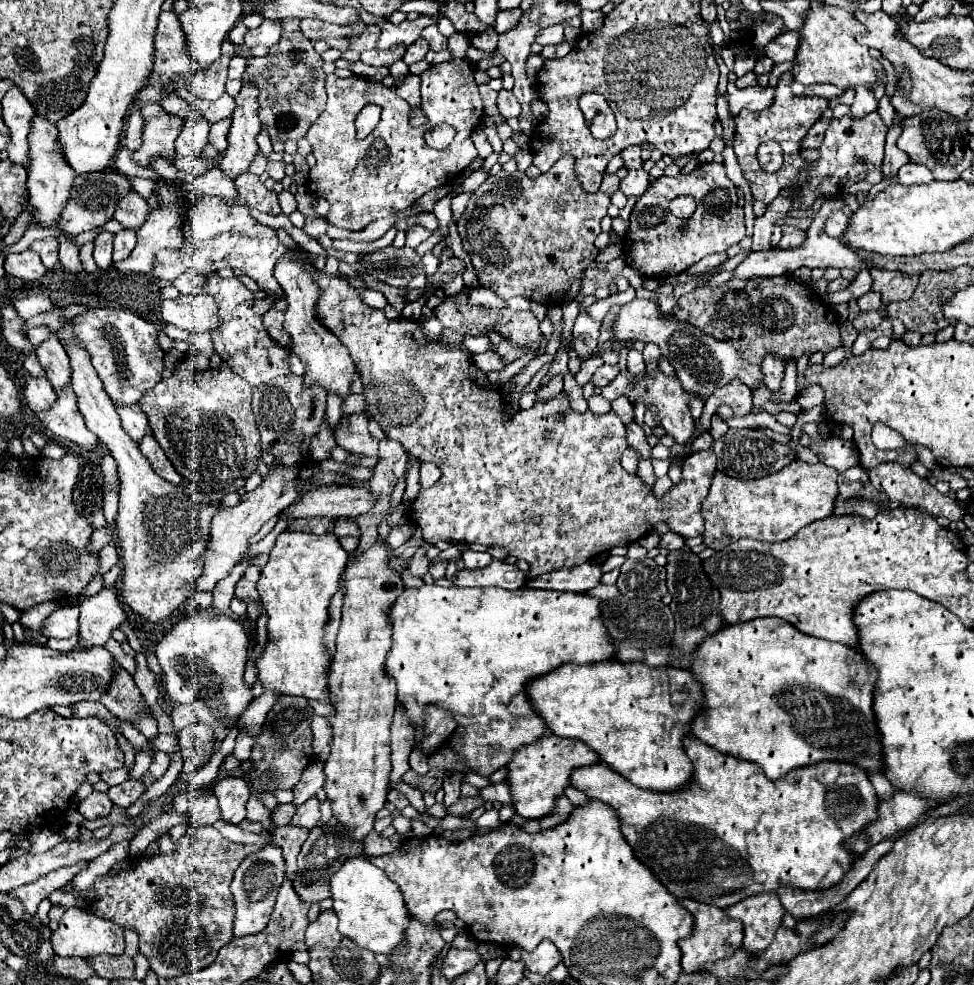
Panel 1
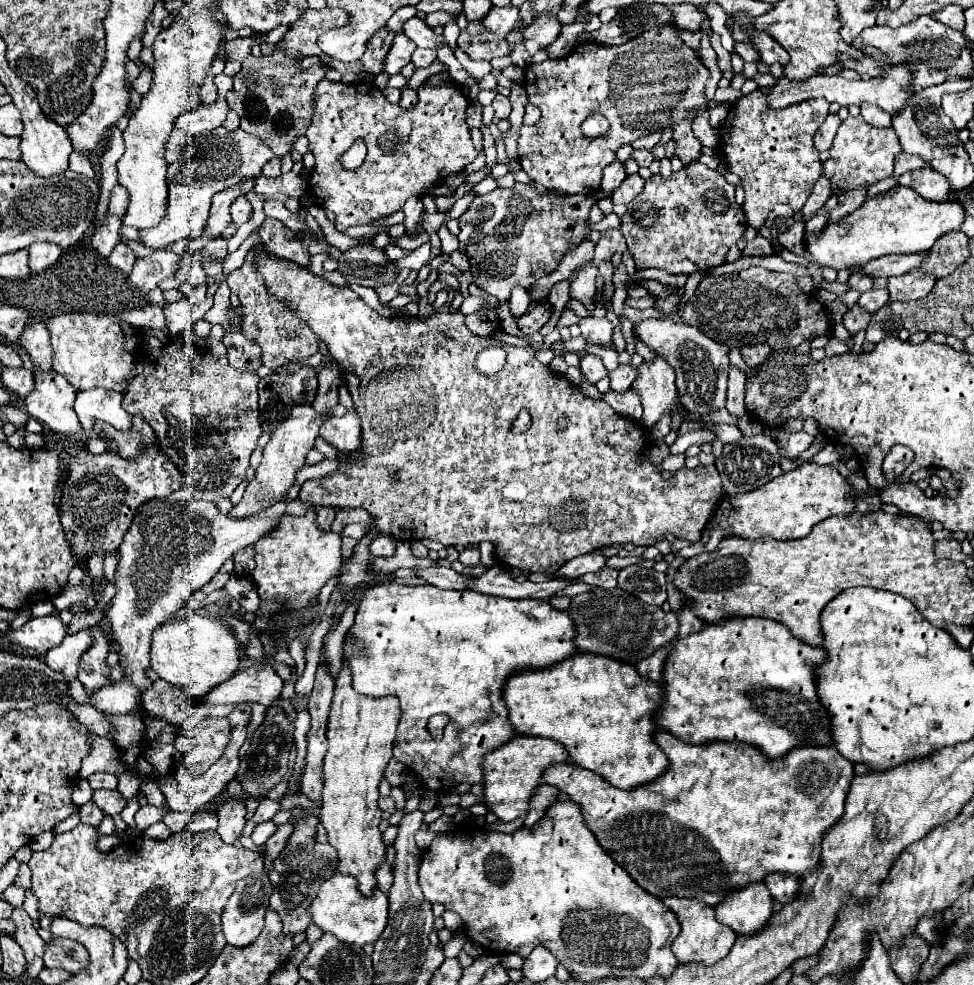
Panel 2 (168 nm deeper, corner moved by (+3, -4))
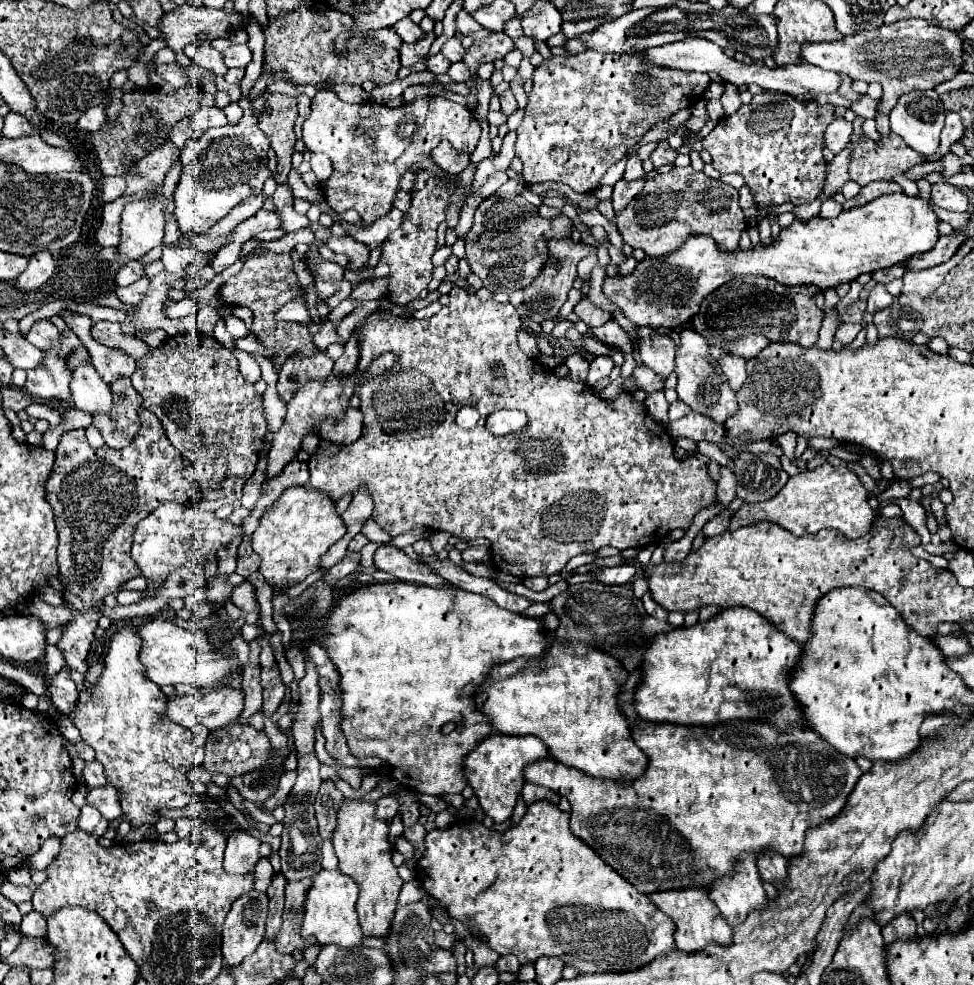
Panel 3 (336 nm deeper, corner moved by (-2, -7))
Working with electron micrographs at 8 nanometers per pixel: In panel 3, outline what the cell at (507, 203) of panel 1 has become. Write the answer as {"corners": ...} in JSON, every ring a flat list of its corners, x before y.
{"corners":[[492,195,482,201,474,213,474,225,464,237,466,259,470,269,482,279,484,287,492,293,514,293,516,289,528,287,542,271,550,257,548,241,566,239,574,231,572,221,566,215,540,217,538,209,528,203,522,195,498,197]]}

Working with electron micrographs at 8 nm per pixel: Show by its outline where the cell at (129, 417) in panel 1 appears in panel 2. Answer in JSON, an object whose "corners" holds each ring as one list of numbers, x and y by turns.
{"corners":[[105,388,81,390,75,396,73,408,85,430,91,430,93,422,97,422,97,420,109,422,117,430,129,430,131,414,123,410,121,400,123,400,121,392,113,392,113,390,105,390]]}

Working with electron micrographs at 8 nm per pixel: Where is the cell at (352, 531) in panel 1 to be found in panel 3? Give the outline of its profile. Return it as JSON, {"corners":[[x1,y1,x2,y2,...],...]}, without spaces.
{"corners":[[368,519,368,521,364,523,362,533,364,533,370,541,374,541,374,543,388,543,388,541,392,539,392,537,390,537,390,535,386,535,386,531,384,531,378,523,374,523,372,519]]}

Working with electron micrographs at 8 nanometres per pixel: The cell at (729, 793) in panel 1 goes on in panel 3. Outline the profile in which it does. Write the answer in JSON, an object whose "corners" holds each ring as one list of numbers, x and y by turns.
{"corners":[[642,721,642,723,636,723,632,727,632,733,636,737,638,747,642,751,646,751,650,757,650,763,648,763,648,769,644,771,644,775,640,775,640,779,636,779,632,783,594,779,594,777,584,775,578,769,566,767,554,759,546,759,546,761,538,761,538,765,530,765,530,769,526,769,526,781,548,787,558,795,566,795,570,805,572,805,572,815,570,815,572,833,576,837,580,837,584,843,588,843,612,869,616,869,622,877,626,877,626,881,630,881,644,895,656,893,656,889,662,889,662,891,688,889,688,887,708,889,718,877,734,871,738,857,742,853,756,853,758,855,758,853,768,849,768,851,776,851,776,853,784,855,786,859,800,857,804,851,804,831,836,817,844,809,848,795,852,793,854,785,858,783,858,779,862,775,862,771,854,759,838,753,830,743,826,743,818,733,814,733,810,729,806,729,806,731,794,729,794,733,780,735,780,733,774,733,774,729,770,729,770,725,714,725,714,729,686,729,682,725,644,723]]}

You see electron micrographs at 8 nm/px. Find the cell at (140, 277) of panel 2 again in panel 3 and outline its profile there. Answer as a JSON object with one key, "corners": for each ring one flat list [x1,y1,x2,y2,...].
{"corners":[[142,277,142,279,138,279,136,283,132,283,132,285,128,285,128,287,118,287,118,289,116,289,116,295,118,295,118,299,120,299,122,303,136,305,136,303,142,301,142,297,144,297,146,291,148,291,148,287,150,287,150,279,148,279,148,277]]}

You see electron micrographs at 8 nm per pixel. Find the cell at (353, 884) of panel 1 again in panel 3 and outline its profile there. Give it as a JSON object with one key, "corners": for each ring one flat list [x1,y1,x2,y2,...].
{"corners":[[326,871,314,875,312,887,308,891,308,899,304,905,304,923,302,923,302,937,314,937,320,945,336,943,340,947,356,947,364,941,364,933,356,919,356,899,358,899,358,885,344,873]]}

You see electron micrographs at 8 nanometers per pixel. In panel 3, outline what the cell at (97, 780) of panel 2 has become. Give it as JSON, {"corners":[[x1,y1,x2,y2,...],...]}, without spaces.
{"corners":[[92,761,92,763,86,763,84,767,84,779,86,779,86,785,88,789,96,789,96,787,102,787,106,785,106,775,104,775,104,769,98,761]]}

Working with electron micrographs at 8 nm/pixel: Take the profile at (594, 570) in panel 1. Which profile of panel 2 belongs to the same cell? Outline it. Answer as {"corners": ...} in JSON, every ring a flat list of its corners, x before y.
{"corners":[[493,566,483,576,473,578,467,588,479,594,499,596,499,598,509,598,509,600,527,600,527,598,545,600,545,598,551,598,555,592,563,590,567,584,569,582,563,578,551,578,549,582,541,582,541,584,525,580,519,584,511,578,509,570,505,570,503,566]]}

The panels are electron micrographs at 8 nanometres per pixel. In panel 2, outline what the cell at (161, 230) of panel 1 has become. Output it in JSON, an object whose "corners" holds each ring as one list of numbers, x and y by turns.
{"corners":[[223,126,211,130,209,134,197,134,189,138,189,146,185,146,185,152,177,162,173,162,167,170,167,182,169,182,169,202,167,202,167,214,159,222,159,226,153,226,149,230,141,230,141,240,147,248,161,250,167,244,173,244,181,238,197,238,205,222,209,218,211,198,229,188,237,182,257,178,261,174,261,168,265,162,269,162,275,154,269,150,265,142,257,136,245,134,241,128,235,132,227,132]]}

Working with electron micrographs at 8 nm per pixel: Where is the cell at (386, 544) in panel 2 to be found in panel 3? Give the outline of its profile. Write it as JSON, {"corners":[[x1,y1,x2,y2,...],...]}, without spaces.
{"corners":[[380,545,374,553,374,565,380,571,394,575,400,581,428,585,428,587,446,587,448,581,434,573,426,563,412,561,402,549,392,545]]}

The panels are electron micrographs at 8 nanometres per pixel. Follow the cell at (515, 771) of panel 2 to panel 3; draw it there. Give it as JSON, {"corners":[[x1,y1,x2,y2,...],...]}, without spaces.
{"corners":[[492,733,488,739,478,743,478,747,466,757,464,769,466,769,466,779,470,787,474,789,474,795,480,801,480,807,488,817,492,817,496,823,502,823,512,817,516,799,526,783,524,779,524,767,530,765,532,761,546,759,550,757,548,747,534,735,524,735,524,737,514,737,514,735,500,735]]}

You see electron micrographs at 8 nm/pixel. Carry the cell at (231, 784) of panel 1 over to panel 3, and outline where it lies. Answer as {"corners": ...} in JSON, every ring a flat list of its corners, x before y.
{"corners":[[244,827,232,829,228,835,228,847,224,857,226,873,234,873,234,875,250,873,260,857,258,847,260,847,260,839,250,835,248,829]]}

